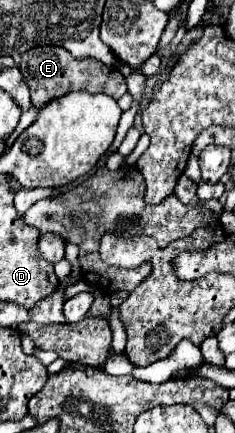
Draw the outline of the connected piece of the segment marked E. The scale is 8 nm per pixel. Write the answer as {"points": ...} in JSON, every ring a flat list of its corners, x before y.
{"points":[[35,47,35,49,29,49,27,53,23,53,19,69,23,73,25,83,31,89,31,103,35,107,43,107,51,99,63,97,63,95,67,95,71,91,105,93,105,95,109,95,113,99,119,99,121,95,127,93,125,77,115,67,107,67,101,61,93,59,93,57,75,59,63,47]]}

